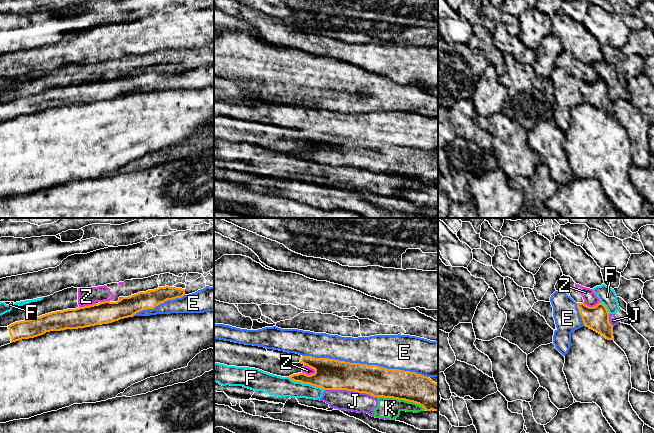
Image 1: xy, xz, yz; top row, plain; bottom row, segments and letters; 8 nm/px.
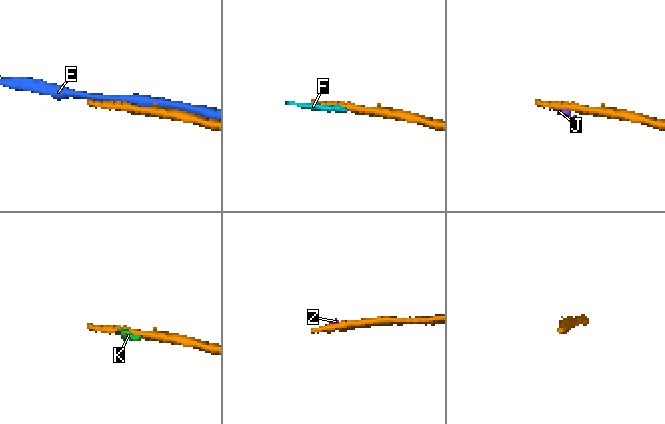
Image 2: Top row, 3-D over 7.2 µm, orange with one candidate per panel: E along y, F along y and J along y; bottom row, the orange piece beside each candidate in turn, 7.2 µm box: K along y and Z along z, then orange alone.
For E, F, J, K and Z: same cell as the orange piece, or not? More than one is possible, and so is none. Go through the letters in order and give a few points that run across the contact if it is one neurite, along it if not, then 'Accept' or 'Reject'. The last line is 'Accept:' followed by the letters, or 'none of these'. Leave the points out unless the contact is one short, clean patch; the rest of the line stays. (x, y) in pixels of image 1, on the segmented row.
E: Reject
F: Reject
J: Reject
K: Reject
Z: Line: xz (304, 364), (311, 367), (315, 372). Reject
Accept: none of these

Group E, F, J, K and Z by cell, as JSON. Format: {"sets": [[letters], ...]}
{"sets": [["E"], ["F", "J", "K"], ["Z"]]}

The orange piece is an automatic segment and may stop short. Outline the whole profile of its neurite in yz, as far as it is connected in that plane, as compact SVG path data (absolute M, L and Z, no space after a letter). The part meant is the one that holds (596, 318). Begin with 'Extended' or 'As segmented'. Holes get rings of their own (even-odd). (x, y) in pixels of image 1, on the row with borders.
As segmented. M599 302L594 307L577 303L577 308L584 326L596 331L608 340L614 340L613 326L609 322L609 312L603 303Z

